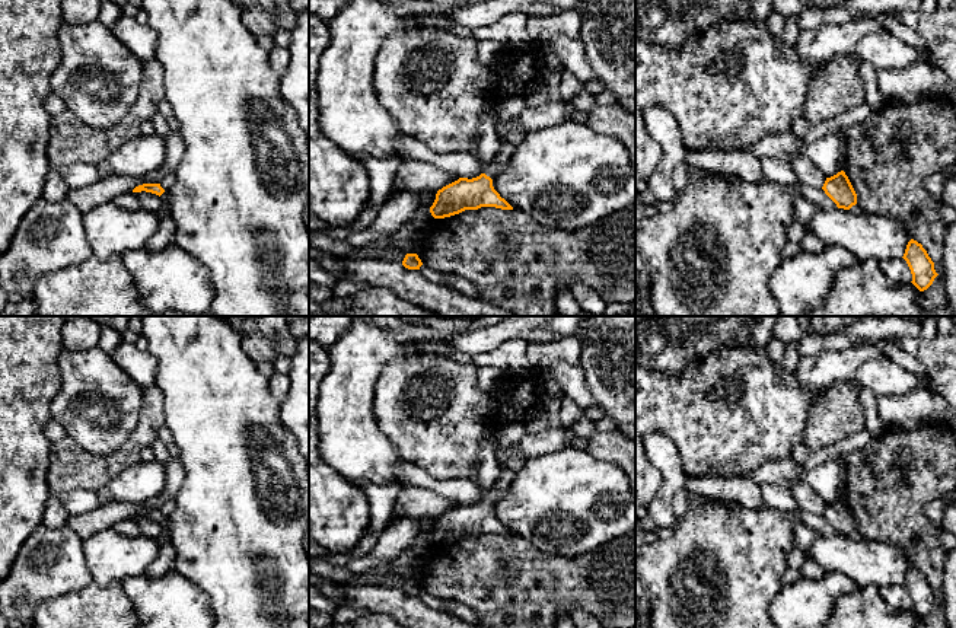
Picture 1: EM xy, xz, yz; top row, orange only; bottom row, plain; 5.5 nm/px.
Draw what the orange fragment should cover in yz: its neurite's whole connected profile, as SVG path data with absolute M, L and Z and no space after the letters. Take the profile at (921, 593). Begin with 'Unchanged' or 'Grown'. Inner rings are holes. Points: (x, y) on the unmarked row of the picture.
Unchanged. M911 565L902 583L912 600L912 611L920 616L927 616L939 602L934 596L934 589L928 583L921 570Z

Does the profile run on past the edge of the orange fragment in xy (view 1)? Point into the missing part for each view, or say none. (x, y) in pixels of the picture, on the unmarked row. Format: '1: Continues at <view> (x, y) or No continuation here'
1: No continuation here

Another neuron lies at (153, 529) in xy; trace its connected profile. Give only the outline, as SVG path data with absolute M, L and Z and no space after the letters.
M134 519L141 529L141 533L147 538L156 539L162 542L166 536L166 529L162 527L162 525L152 519Z

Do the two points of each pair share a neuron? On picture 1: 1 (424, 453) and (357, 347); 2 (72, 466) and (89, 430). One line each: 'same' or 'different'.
1: different
2: different

